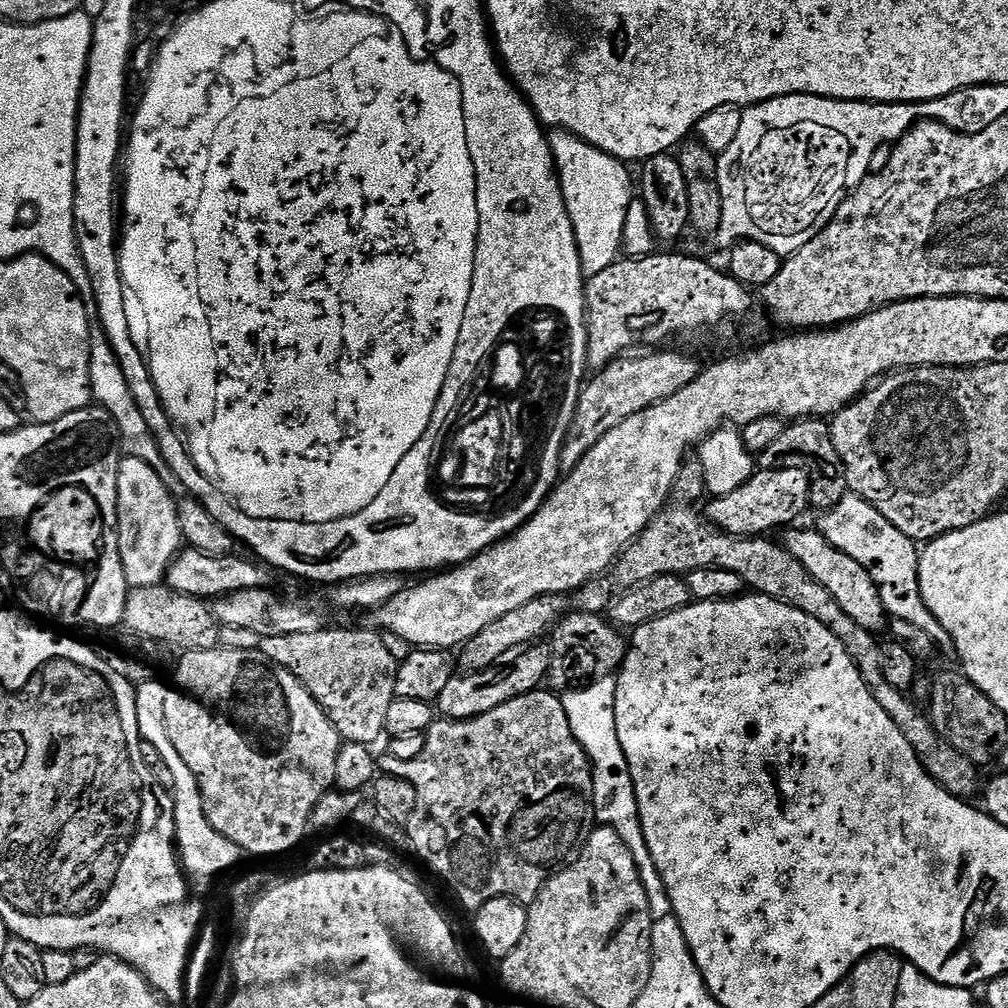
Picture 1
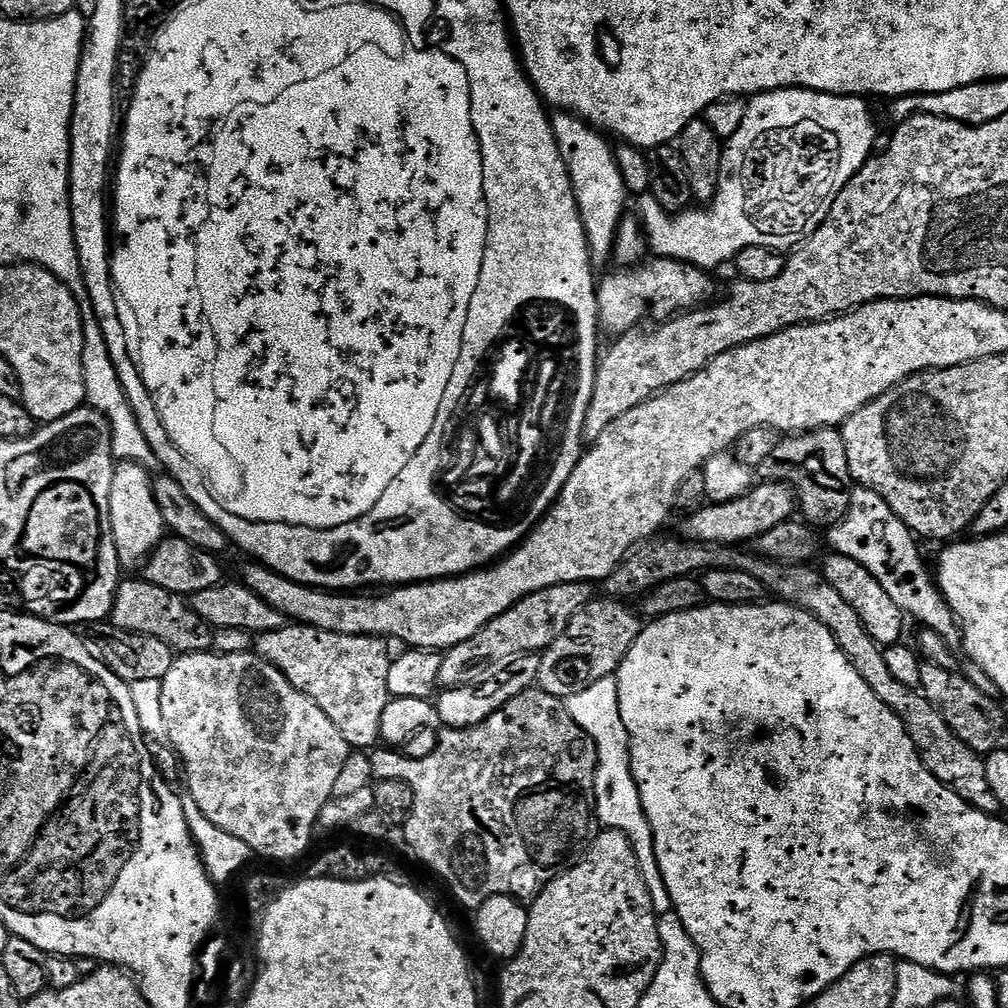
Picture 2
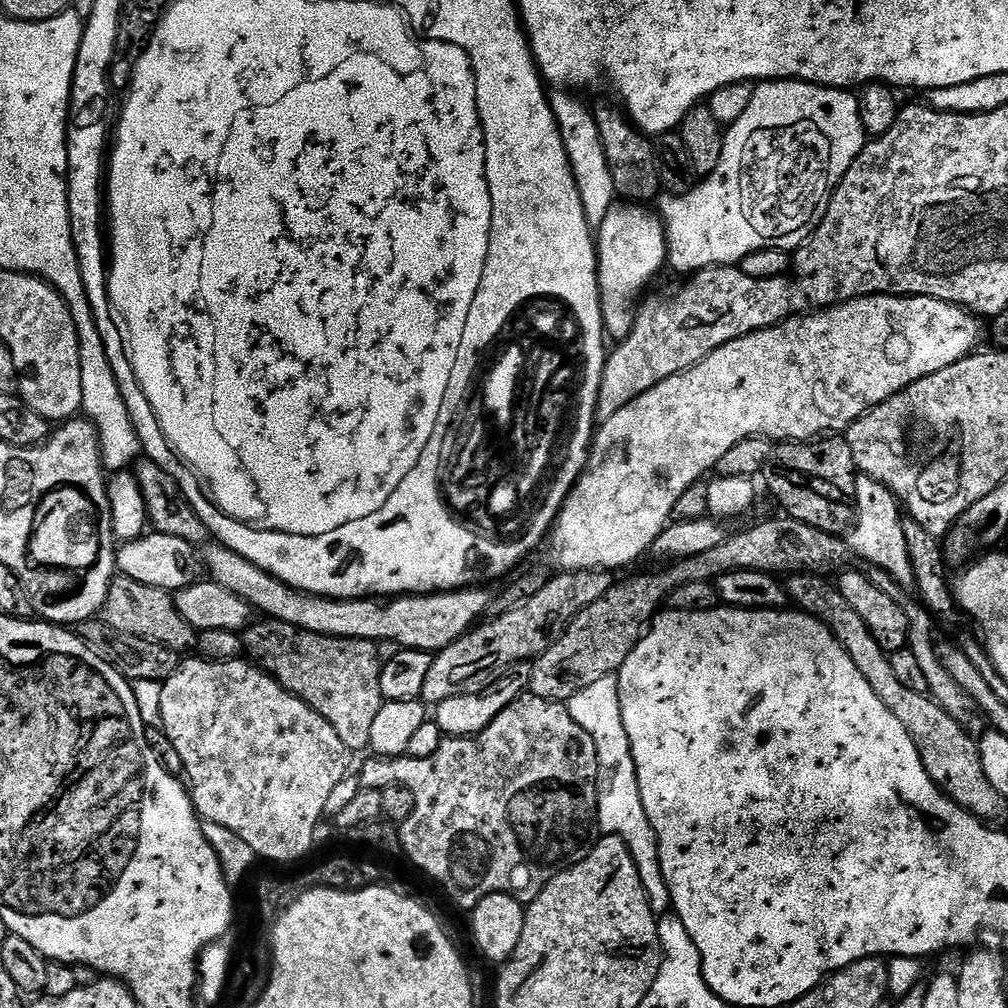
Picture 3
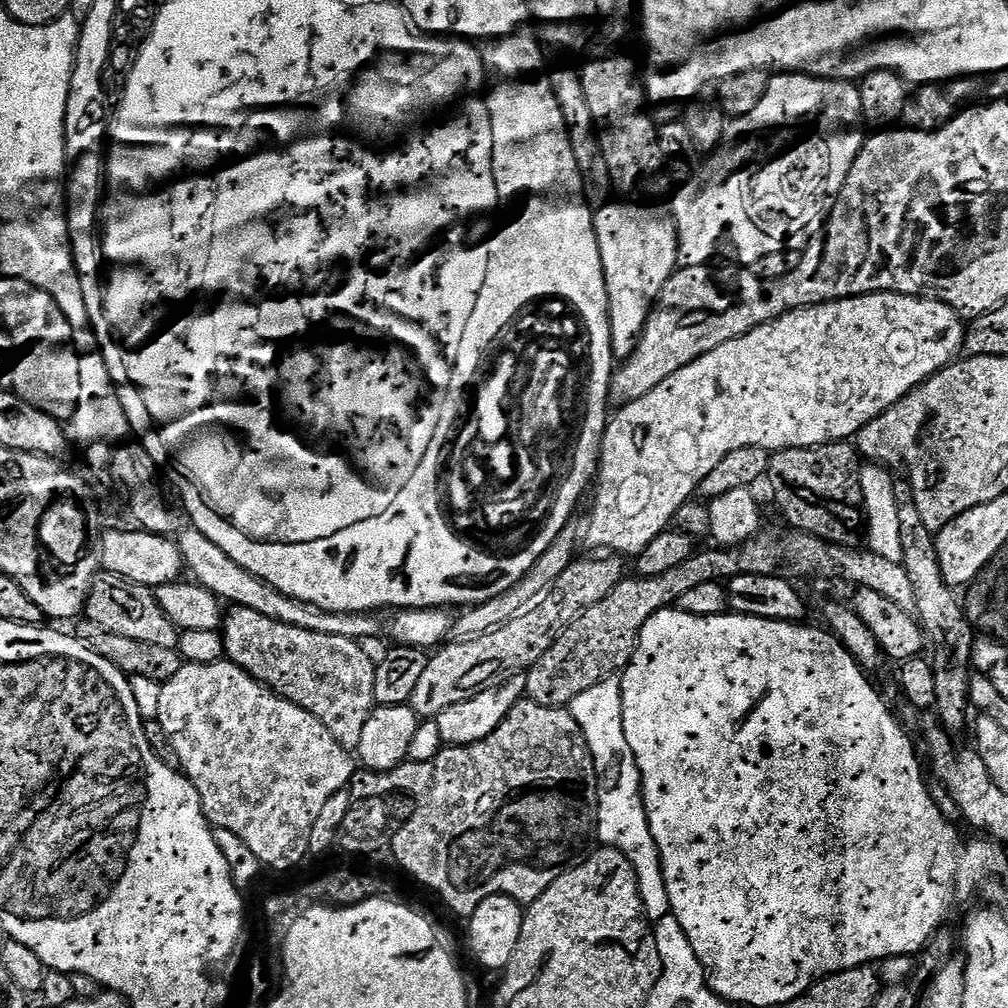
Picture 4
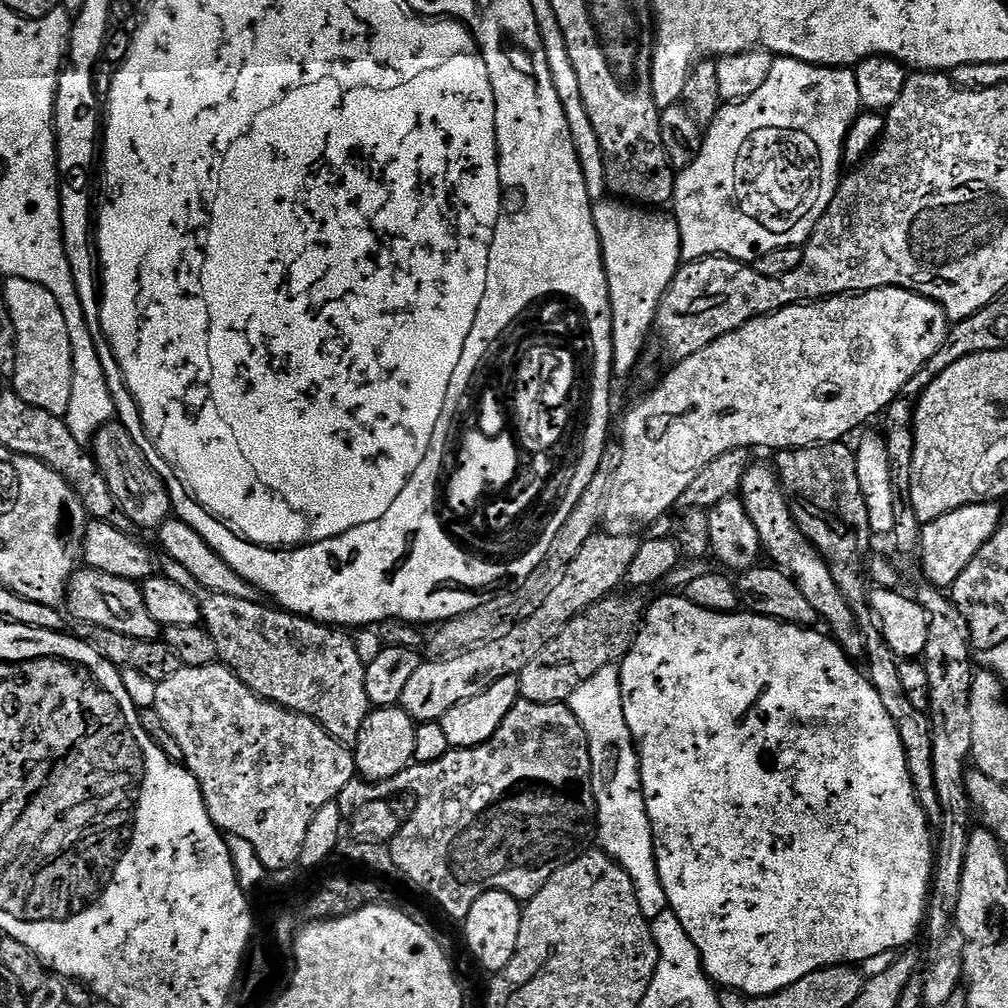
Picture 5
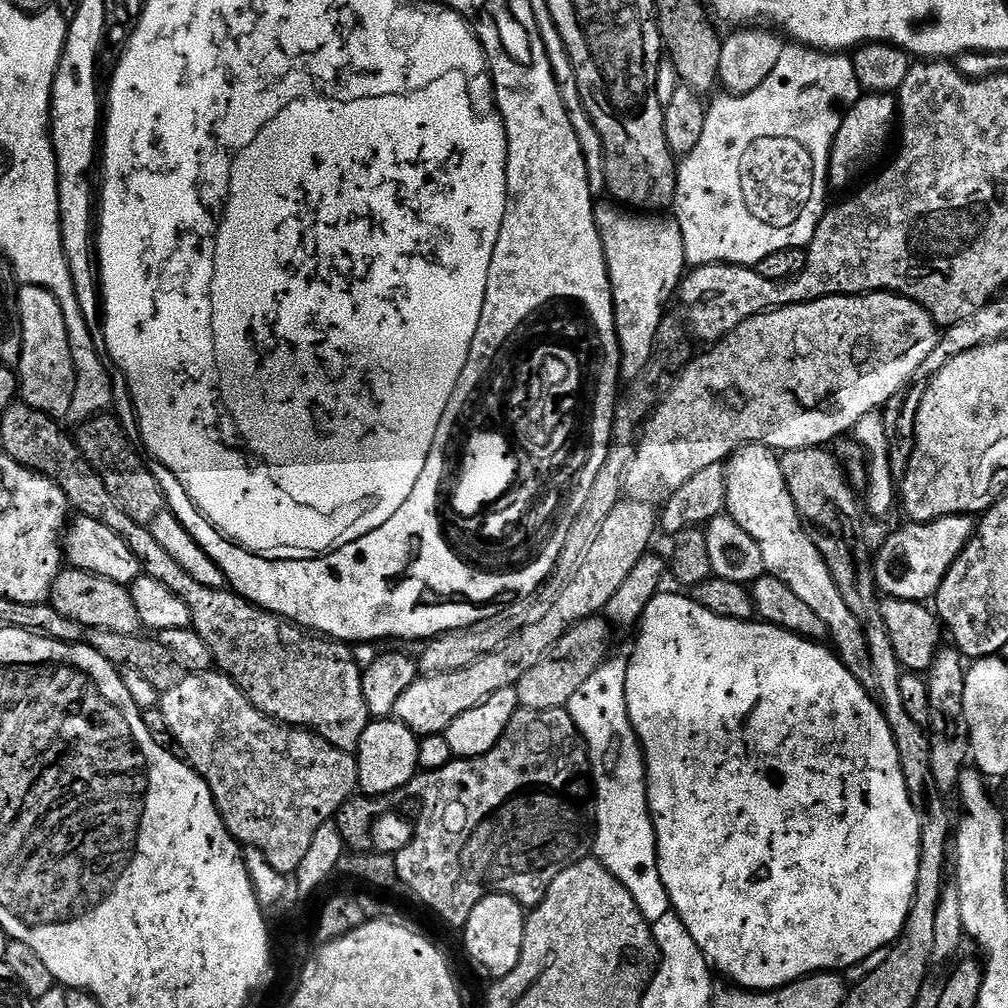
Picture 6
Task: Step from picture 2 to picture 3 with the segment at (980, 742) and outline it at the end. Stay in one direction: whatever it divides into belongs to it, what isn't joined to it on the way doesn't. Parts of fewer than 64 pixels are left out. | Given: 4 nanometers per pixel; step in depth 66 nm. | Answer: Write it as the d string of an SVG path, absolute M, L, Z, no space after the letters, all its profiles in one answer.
M881 570L873 571L870 579L882 591L890 594L894 598L894 602L898 602L906 614L906 622L908 623L908 642L906 648L918 658L918 663L929 687L927 695L931 696L936 701L938 707L946 710L946 714L950 714L950 718L954 718L967 732L973 734L983 733L986 724L982 719L980 709L976 707L976 700L970 698L970 694L966 694L966 690L962 690L962 686L958 686L958 682L954 682L954 678L950 678L950 674L946 674L946 666L942 666L942 662L938 662L938 658L936 657L936 640L934 639L934 635L932 636L933 613L915 595L912 597L910 594L912 593L911 591L905 590L897 584L887 572Z

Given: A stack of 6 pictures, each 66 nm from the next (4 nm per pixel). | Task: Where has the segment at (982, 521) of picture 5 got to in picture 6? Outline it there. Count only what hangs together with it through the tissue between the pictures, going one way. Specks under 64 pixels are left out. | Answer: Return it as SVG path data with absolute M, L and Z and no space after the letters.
M971 515L943 516L932 520L929 524L905 523L905 528L900 528L880 548L880 553L874 556L874 571L876 574L876 587L885 597L894 600L915 600L928 602L935 597L936 591L942 586L950 566L960 557L960 552L972 539L974 520Z

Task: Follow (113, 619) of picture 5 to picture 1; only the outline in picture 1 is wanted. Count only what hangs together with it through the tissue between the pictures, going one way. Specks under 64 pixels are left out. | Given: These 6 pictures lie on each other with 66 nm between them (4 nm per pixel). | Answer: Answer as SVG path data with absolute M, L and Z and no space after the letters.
M164 584L132 588L129 591L123 627L133 636L140 636L144 640L154 640L161 646L170 644L184 652L221 647L222 625L216 619L215 611L197 596L175 592L173 588Z

